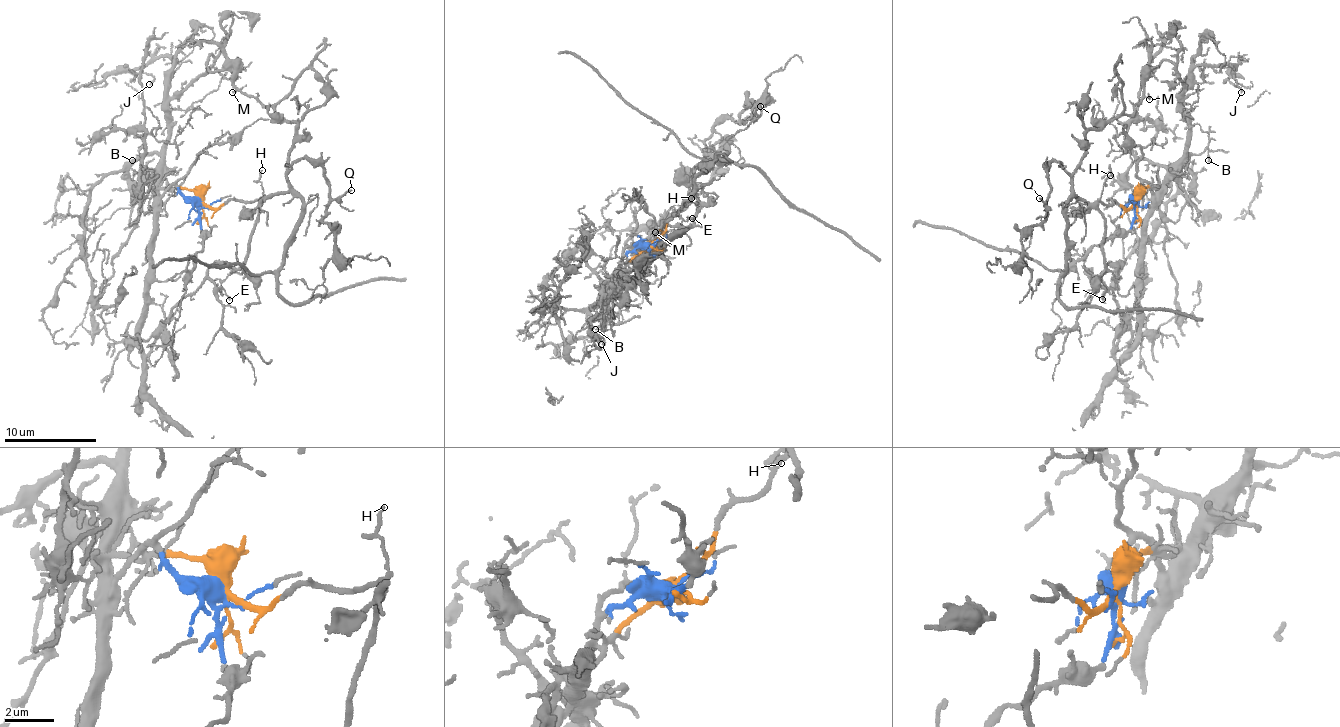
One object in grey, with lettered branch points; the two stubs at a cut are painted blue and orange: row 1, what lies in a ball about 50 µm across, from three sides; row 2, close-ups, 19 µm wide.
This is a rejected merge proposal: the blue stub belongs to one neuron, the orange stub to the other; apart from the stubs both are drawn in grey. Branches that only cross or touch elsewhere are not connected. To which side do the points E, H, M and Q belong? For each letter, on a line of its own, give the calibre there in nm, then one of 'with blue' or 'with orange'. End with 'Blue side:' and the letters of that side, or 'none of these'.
E: 120 nm | with orange
H: 110 nm | with orange
M: 80 nm | with orange
Q: 160 nm | with orange
Blue side: none of these

